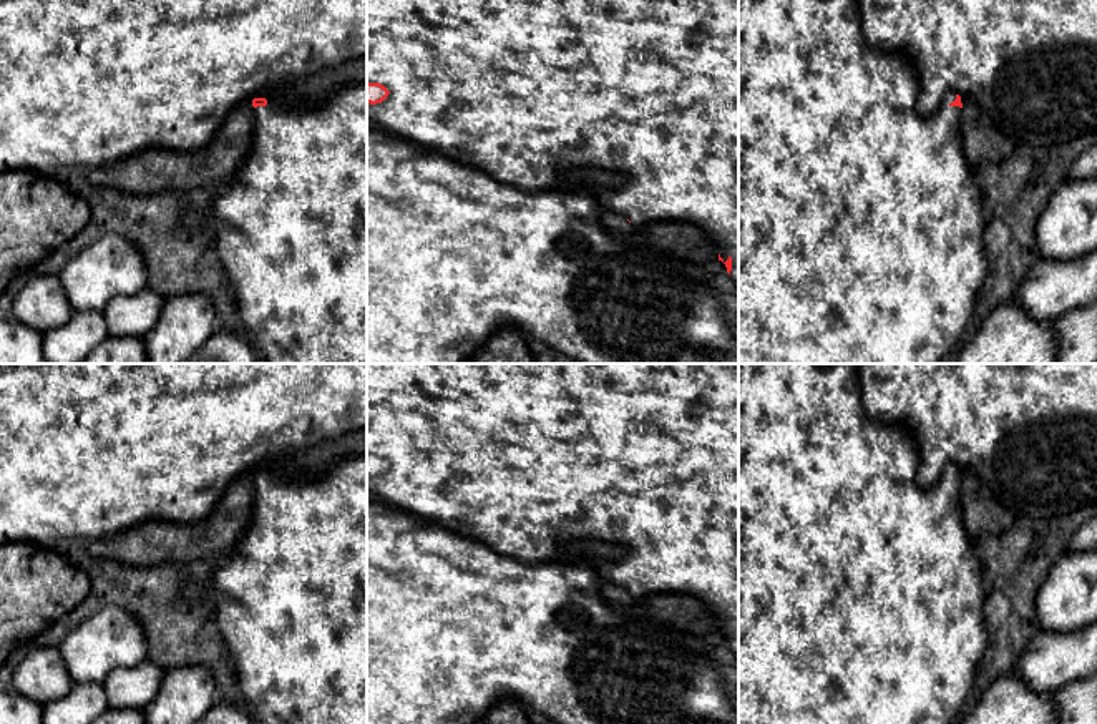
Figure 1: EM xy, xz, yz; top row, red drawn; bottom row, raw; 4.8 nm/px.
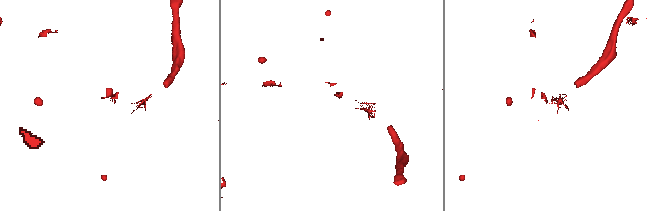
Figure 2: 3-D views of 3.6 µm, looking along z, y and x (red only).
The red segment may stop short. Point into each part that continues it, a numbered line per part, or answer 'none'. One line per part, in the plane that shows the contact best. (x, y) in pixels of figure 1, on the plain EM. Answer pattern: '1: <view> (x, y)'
1: xz (523, 457)

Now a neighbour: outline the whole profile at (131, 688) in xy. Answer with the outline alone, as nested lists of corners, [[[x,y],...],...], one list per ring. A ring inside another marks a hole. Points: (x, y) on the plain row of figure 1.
[[[144,659],[141,664],[111,671],[101,682],[110,709],[144,709],[158,694],[164,671]]]

